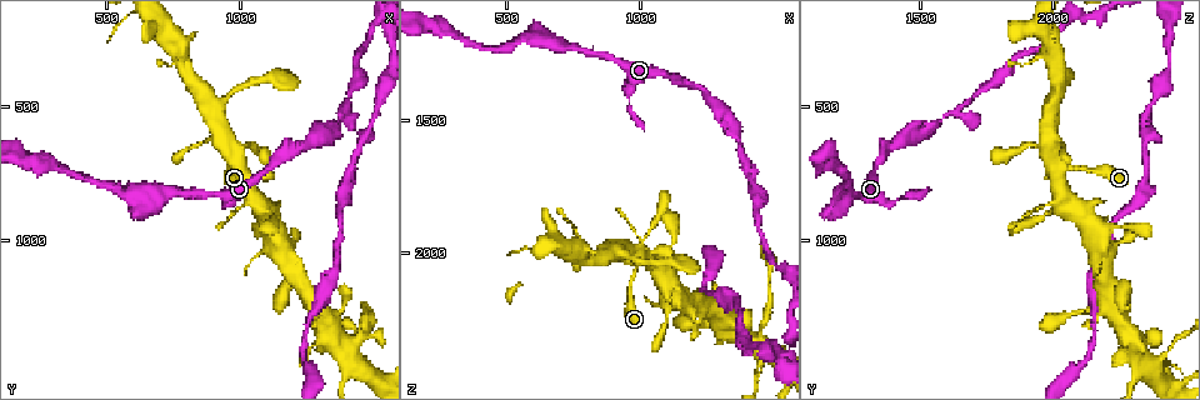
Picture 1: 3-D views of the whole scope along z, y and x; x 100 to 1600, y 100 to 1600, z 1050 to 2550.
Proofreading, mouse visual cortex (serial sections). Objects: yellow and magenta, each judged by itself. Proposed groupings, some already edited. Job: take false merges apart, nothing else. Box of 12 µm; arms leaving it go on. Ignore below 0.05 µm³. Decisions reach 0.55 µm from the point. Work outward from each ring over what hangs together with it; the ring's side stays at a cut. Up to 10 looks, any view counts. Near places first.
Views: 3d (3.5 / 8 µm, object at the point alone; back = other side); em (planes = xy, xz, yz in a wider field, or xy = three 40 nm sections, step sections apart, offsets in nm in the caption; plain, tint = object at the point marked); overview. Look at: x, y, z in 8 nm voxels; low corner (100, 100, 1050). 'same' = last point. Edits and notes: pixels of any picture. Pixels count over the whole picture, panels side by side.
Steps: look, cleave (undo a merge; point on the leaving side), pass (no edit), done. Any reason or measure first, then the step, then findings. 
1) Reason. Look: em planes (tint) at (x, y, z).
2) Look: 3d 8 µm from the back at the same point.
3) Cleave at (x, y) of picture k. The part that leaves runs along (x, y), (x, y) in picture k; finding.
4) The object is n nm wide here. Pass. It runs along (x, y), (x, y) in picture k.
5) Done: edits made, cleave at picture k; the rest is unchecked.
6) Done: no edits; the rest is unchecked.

Sharp bend. Look: 3d 3.5 µm at (1000, 660, 1980).

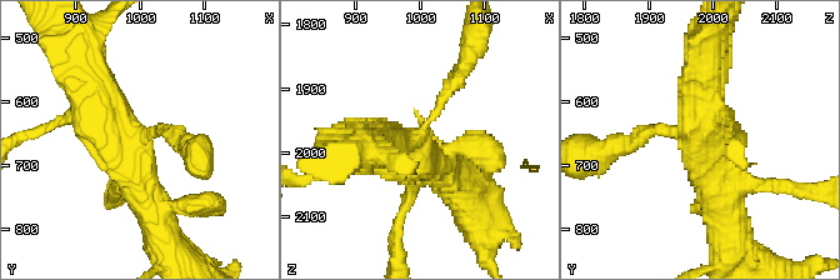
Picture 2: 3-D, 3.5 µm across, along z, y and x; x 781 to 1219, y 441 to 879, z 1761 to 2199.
Need the tissue. Look: em xy step 2 (tint) at (1000, 660, 1975).

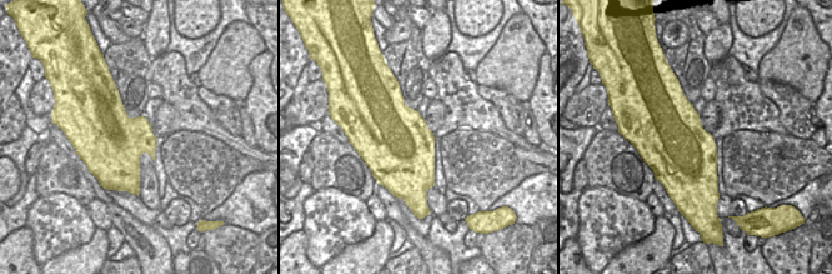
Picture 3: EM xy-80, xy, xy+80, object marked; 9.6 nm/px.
Another direction. Look: em xy step 5 (tint) at the same point.

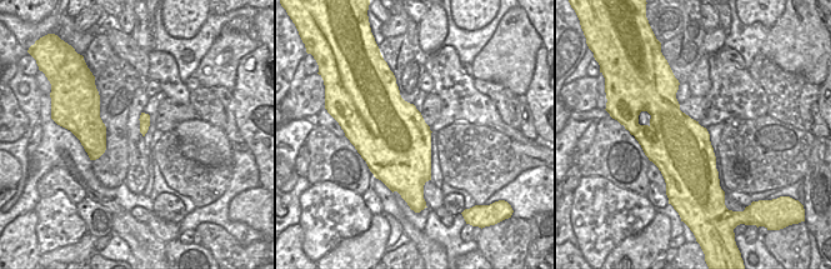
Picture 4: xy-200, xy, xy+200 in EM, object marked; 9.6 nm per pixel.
The arms are 150, 200, 250, 500 nm wide. Pass. It runs along (749, 186), (710, 163), (704, 68) in picture 2; one cell here.

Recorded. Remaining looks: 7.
Thick turns thin. Look: 3d 3.5 µm at (580, 820, 1200).

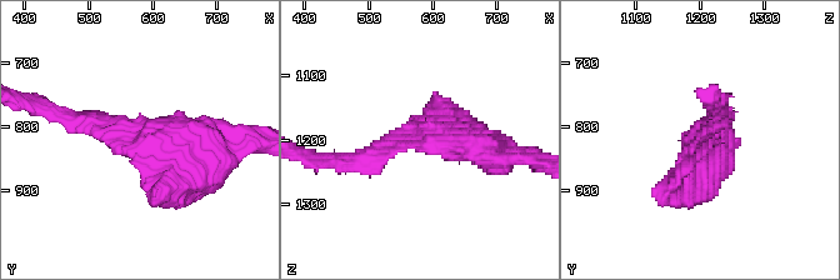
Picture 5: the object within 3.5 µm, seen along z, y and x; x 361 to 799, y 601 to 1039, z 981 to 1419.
Now the EM. Look: em xy step 1 (tint) at (575, 815, 1200).

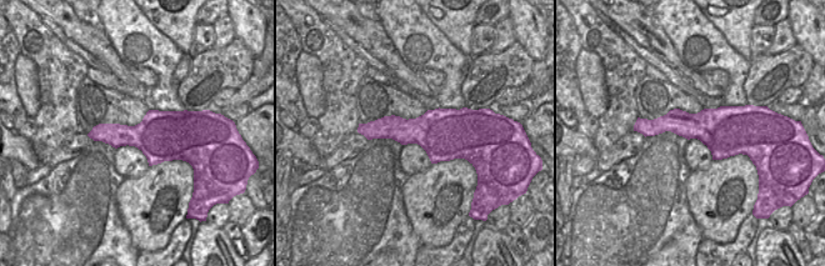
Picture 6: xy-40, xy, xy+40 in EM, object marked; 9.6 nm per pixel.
Pass. It runs along (218, 145), (103, 134), (65, 115) in picture 5; continuous, no second cell.

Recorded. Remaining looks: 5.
Arms part here. Look: 3d 3.5 µm at (1380, 520, 1640).

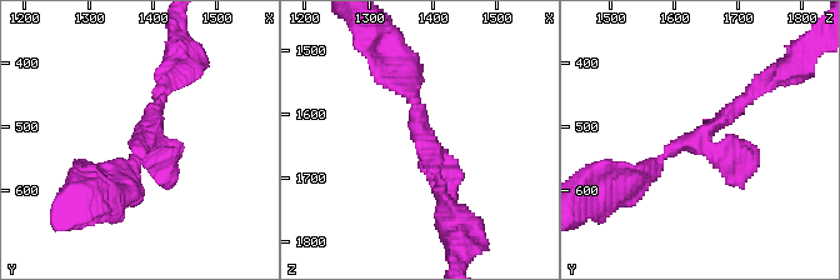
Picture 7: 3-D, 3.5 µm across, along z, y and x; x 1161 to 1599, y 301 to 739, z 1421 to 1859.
Need the tissue. Look: em planes (tint) at (1385, 520, 1635).

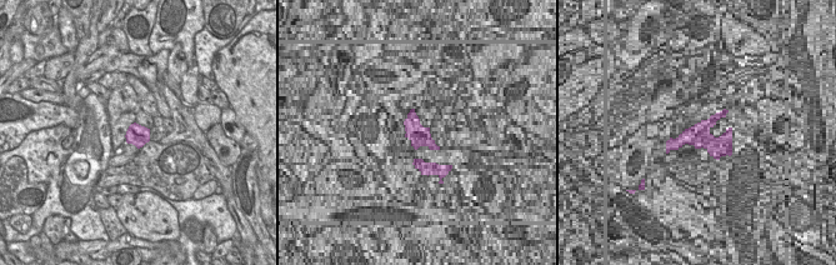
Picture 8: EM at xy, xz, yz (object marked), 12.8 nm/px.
Another direction. Look: em xy step 5 (tint) at the same point.

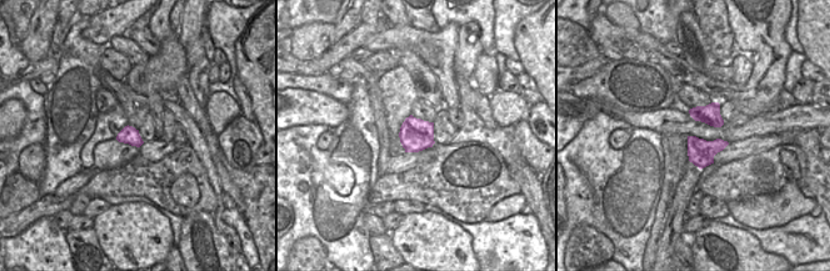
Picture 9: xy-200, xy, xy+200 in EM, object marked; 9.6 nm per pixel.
The object is 320 nm wide here. Pass. It runs along (634, 184), (759, 88) in picture 7; continuous, no second cell.

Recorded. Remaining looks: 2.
Sharp bend. Look: 3d 3.5 µm at (1450, 1470, 2380).

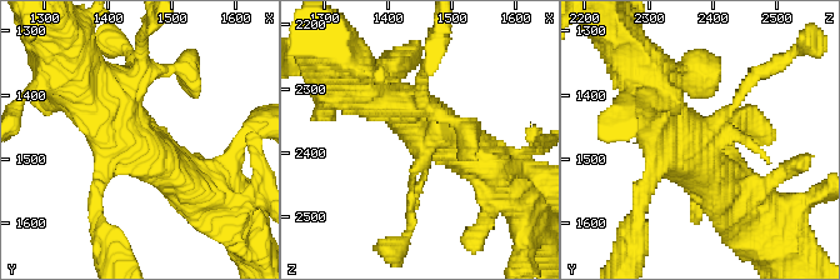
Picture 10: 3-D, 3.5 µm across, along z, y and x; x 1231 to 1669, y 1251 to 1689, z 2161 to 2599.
Look: em xy step 3 (tint) at (1455, 1485, 2370).

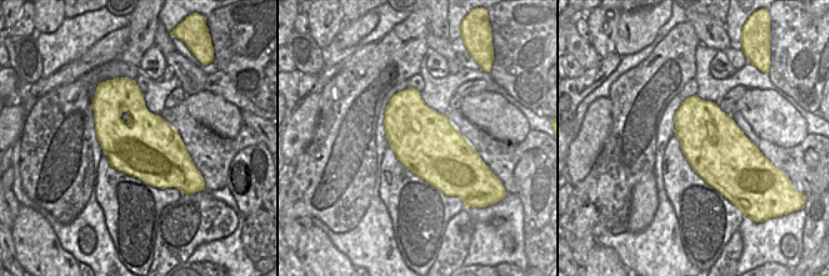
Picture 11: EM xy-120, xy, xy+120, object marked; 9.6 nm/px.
Pass. It runs along (371, 93), (425, 125), (410, 189) in picture 10; all the same cell.

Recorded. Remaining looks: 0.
Done: no edits; the rest is unchecked.

